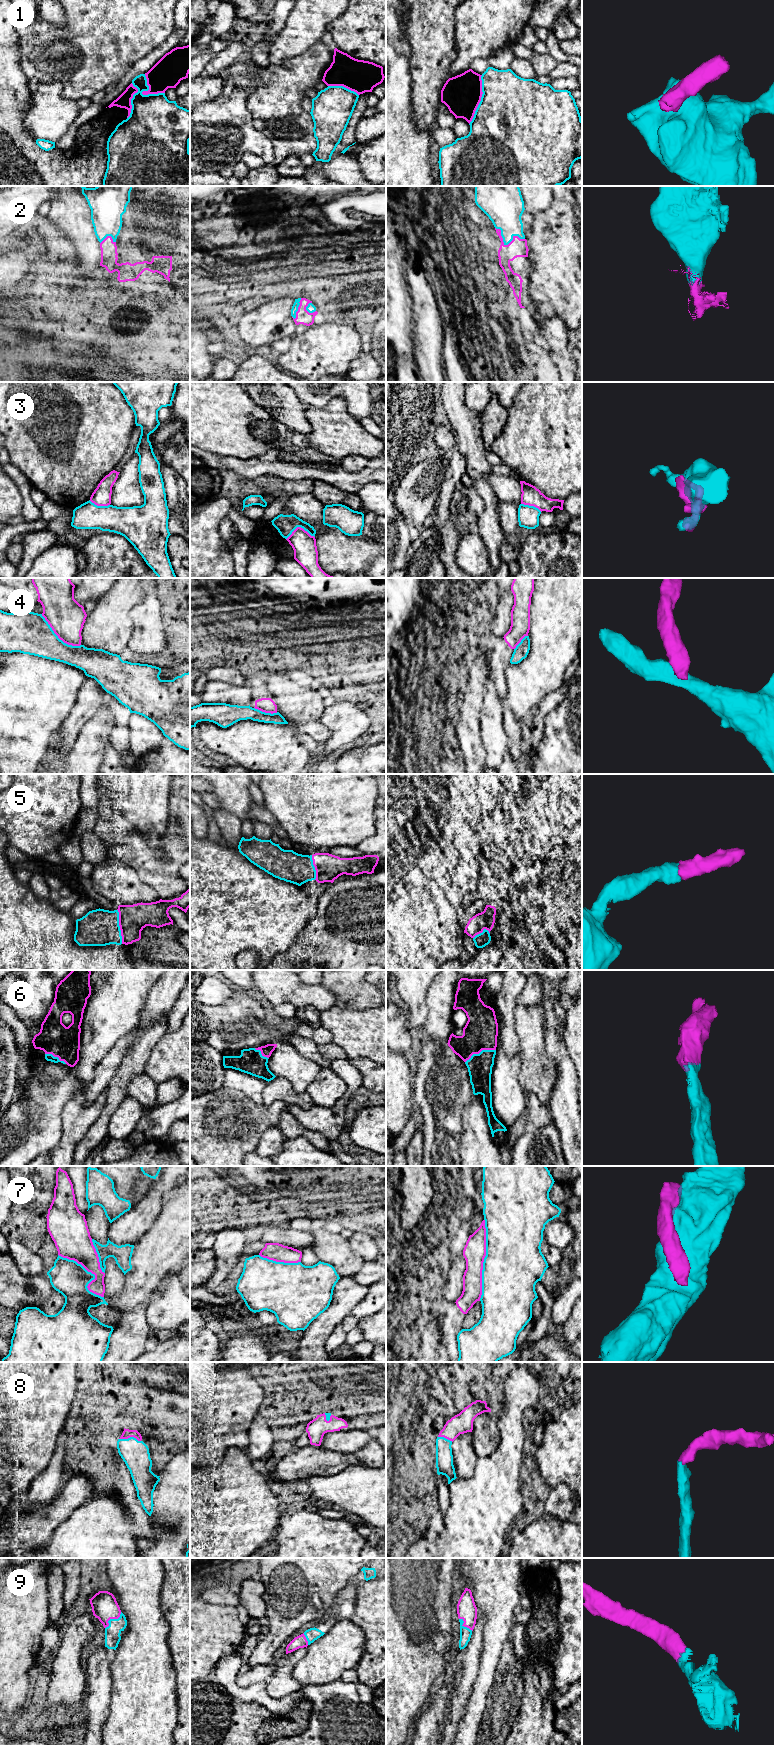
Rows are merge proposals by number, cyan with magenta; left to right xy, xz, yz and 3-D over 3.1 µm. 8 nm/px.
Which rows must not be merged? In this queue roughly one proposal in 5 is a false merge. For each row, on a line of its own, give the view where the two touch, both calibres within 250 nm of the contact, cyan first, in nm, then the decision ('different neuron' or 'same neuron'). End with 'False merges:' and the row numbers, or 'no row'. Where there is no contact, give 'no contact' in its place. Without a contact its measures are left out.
1: contact in yz; calibres 500 and 300 nm; different neuron
2: contact in yz; calibres 260 and 150 nm; same neuron
3: contact in xz; calibres 160 and 190 nm; different neuron
4: contact in xy; calibres 340 and 300 nm; different neuron
5: contact in xy; calibres 300 and 220 nm; same neuron
6: contact in yz; calibres 190 and 280 nm; same neuron
7: contact in yz; calibres 480 and 180 nm; different neuron
8: contact in xy; calibres 220 and 70 nm; same neuron
9: contact in xy; calibres 130 and 200 nm; same neuron
False merges: 1, 3, 4, 7

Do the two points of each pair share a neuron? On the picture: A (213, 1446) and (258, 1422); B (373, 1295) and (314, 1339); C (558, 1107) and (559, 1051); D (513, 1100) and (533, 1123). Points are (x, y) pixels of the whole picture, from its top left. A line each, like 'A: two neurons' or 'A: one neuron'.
A: two neurons
B: two neurons
C: one neuron
D: two neurons

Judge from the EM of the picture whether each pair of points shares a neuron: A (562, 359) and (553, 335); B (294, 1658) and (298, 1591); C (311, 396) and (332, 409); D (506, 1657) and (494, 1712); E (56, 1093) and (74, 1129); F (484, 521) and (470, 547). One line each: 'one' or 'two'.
A: one
B: two
C: two
D: one
E: two
F: two

